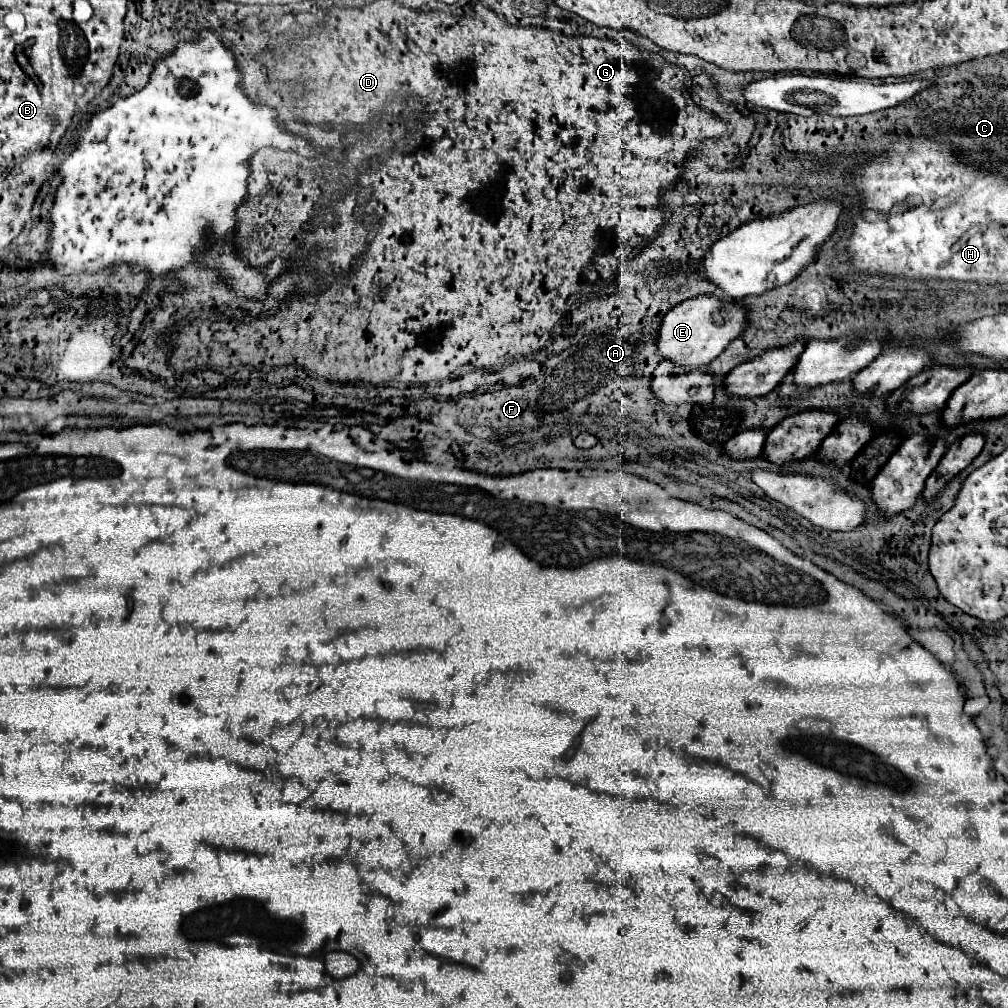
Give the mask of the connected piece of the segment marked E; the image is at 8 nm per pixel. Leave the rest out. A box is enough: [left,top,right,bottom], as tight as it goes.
[656,297,746,373]

